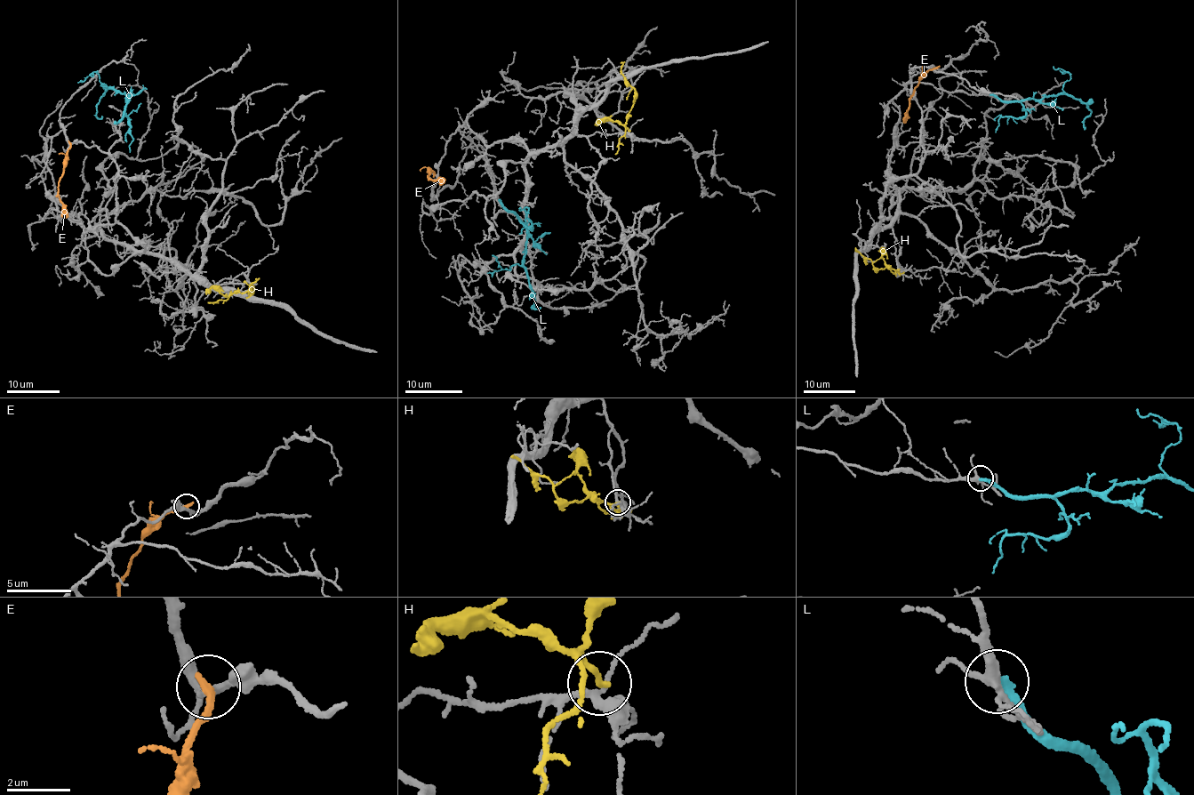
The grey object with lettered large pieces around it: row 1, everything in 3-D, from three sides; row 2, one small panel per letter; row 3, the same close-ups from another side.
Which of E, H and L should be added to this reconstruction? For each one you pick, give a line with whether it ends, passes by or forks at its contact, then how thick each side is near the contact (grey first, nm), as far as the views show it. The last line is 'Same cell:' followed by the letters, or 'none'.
Same cell: none

